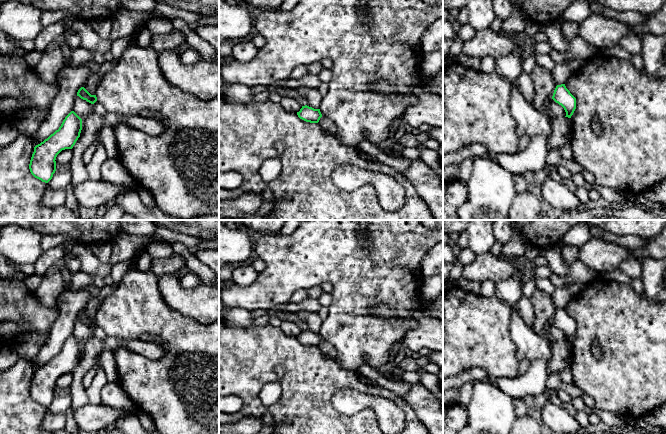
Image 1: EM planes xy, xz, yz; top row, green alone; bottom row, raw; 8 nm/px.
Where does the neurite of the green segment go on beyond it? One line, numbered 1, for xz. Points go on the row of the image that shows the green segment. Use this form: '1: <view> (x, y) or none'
1: none

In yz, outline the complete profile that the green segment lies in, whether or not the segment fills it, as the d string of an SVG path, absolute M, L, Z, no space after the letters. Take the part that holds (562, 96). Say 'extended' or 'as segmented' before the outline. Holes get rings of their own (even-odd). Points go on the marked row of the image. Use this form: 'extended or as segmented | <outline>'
as segmented | M565 84L556 86L552 99L564 108L565 117L571 118L576 109L576 98L566 88Z

